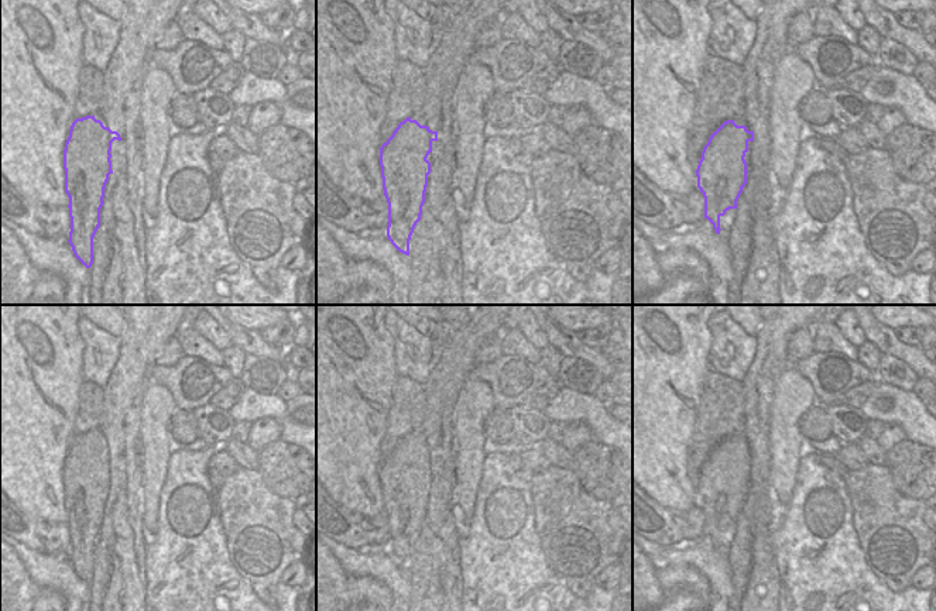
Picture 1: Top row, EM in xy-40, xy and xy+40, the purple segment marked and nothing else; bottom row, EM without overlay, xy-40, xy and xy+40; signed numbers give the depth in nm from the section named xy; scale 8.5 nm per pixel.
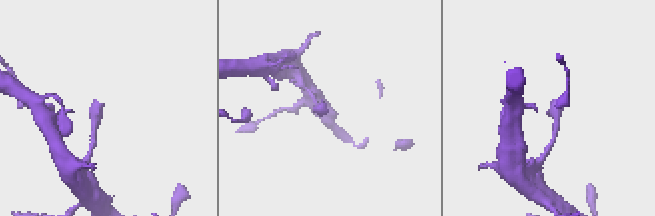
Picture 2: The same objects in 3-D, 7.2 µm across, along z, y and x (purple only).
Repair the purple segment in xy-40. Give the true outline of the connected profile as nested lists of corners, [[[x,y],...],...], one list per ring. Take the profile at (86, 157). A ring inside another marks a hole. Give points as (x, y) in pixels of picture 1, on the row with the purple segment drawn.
[[[95,116],[76,119],[64,150],[65,192],[69,198],[69,244],[86,267],[93,264],[93,237],[100,226],[104,188],[112,171],[112,143],[121,141],[117,131]]]

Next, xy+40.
[[[734,120],[724,121],[709,138],[702,151],[696,176],[697,188],[704,198],[704,219],[707,219],[717,234],[720,234],[720,217],[730,209],[737,209],[737,200],[747,183],[747,162],[744,159],[748,152],[748,143],[754,141],[754,131],[748,131],[745,126],[737,126]]]

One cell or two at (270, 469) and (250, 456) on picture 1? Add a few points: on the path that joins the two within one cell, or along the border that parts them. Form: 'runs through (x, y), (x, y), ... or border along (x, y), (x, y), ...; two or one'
border along (257, 452), (259, 469); two

